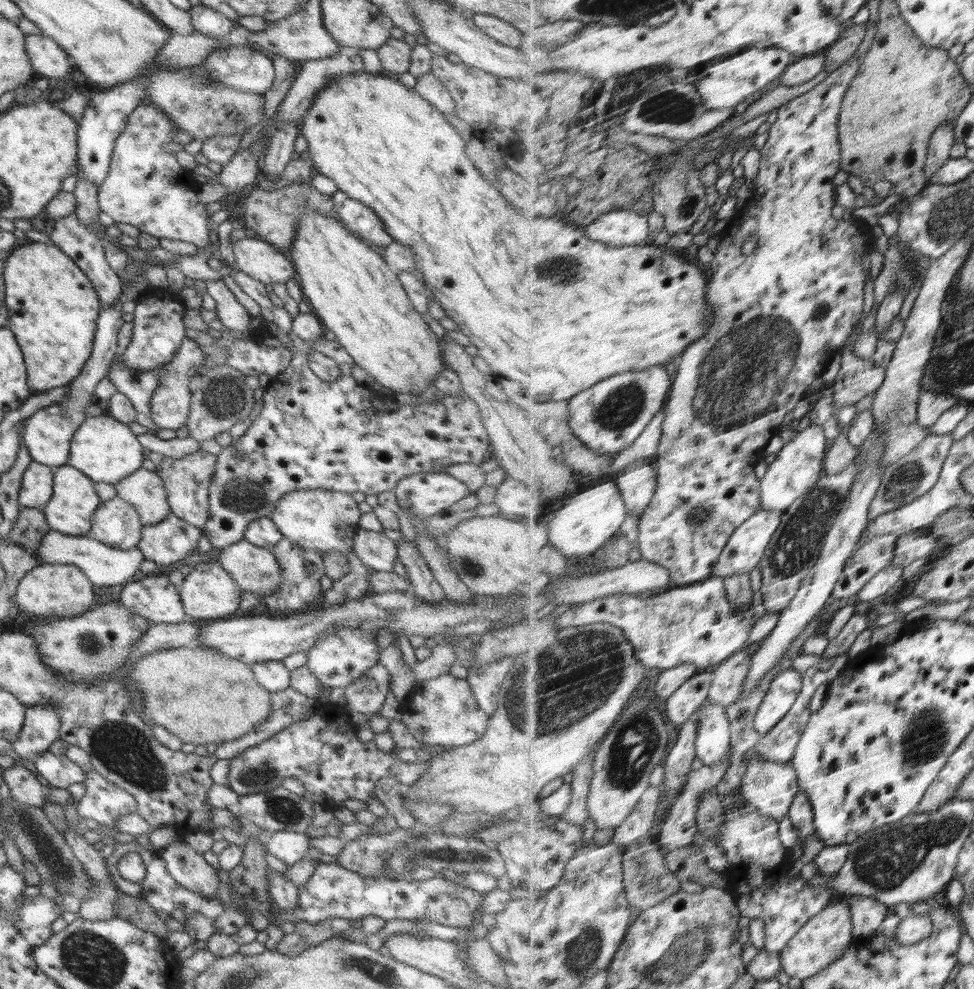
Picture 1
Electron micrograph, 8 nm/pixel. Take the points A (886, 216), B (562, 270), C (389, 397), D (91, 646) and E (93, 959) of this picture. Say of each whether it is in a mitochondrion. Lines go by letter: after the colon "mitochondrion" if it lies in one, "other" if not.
A: other
B: mitochondrion
C: other
D: mitochondrion
E: mitochondrion

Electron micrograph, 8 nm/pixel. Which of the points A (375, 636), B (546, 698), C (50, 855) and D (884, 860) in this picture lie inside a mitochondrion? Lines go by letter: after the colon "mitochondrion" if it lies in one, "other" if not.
A: other
B: mitochondrion
C: mitochondrion
D: mitochondrion

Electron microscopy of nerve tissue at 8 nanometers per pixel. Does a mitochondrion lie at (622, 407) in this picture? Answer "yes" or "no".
yes

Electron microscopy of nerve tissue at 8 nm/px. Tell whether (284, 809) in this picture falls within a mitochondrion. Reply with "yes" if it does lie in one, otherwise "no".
yes

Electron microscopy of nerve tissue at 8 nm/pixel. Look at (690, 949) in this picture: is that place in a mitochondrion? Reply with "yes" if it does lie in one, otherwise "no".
yes

